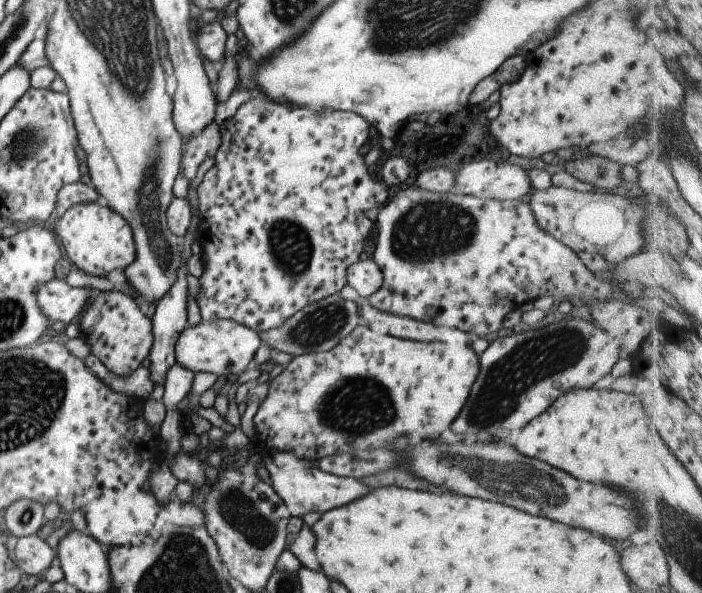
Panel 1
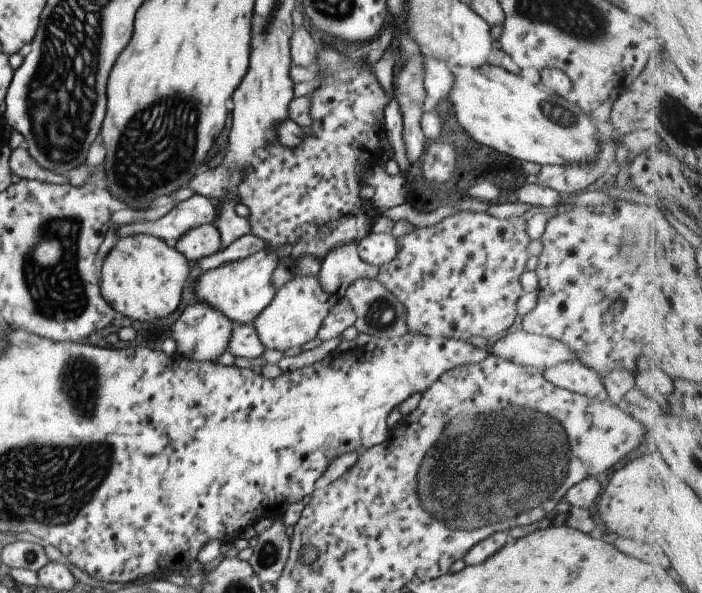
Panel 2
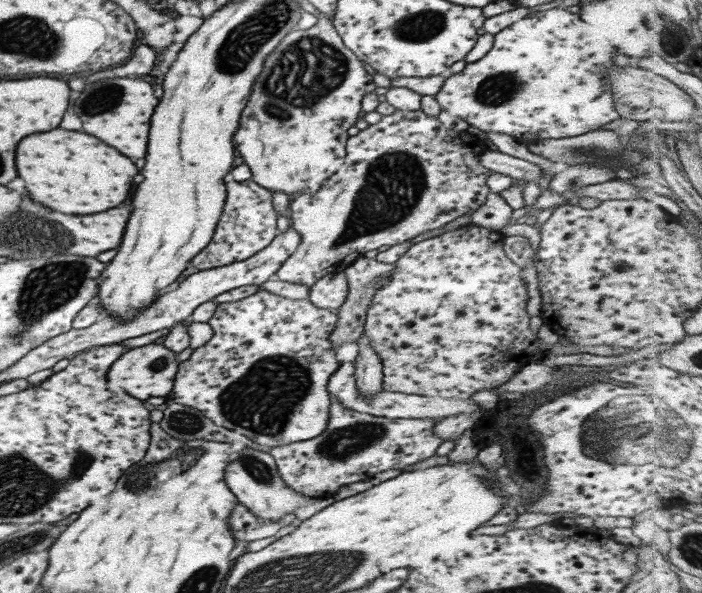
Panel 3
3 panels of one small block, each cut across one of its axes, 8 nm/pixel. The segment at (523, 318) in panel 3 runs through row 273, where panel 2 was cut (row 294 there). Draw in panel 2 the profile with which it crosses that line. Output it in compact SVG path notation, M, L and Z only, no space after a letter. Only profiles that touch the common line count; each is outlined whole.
M457 210L456 213L443 218L441 221L428 227L414 227L410 233L398 239L397 254L387 263L378 267L377 284L381 284L399 304L403 304L405 310L405 326L410 333L428 337L439 337L447 339L466 340L471 336L481 336L481 338L491 338L497 336L499 332L507 330L516 315L516 300L522 295L523 290L519 284L519 276L525 272L525 262L530 254L527 251L529 237L526 234L527 221L522 216L510 218L497 218L486 214L486 212L470 212Z

